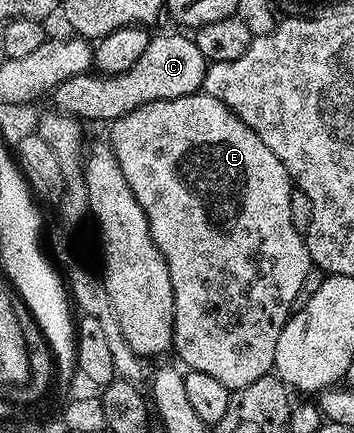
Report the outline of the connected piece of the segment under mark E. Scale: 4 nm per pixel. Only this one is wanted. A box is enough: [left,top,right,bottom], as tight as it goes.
[108,94,312,390]

